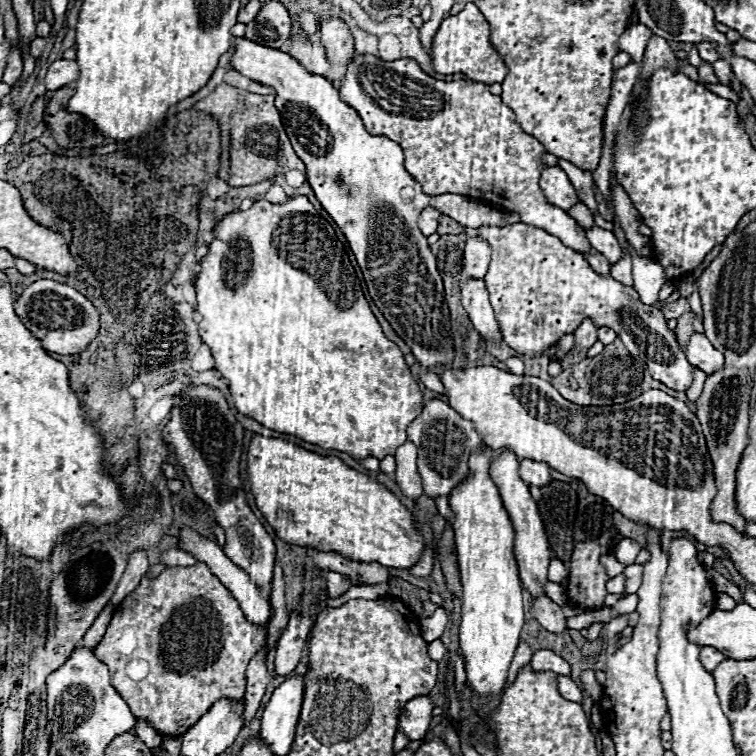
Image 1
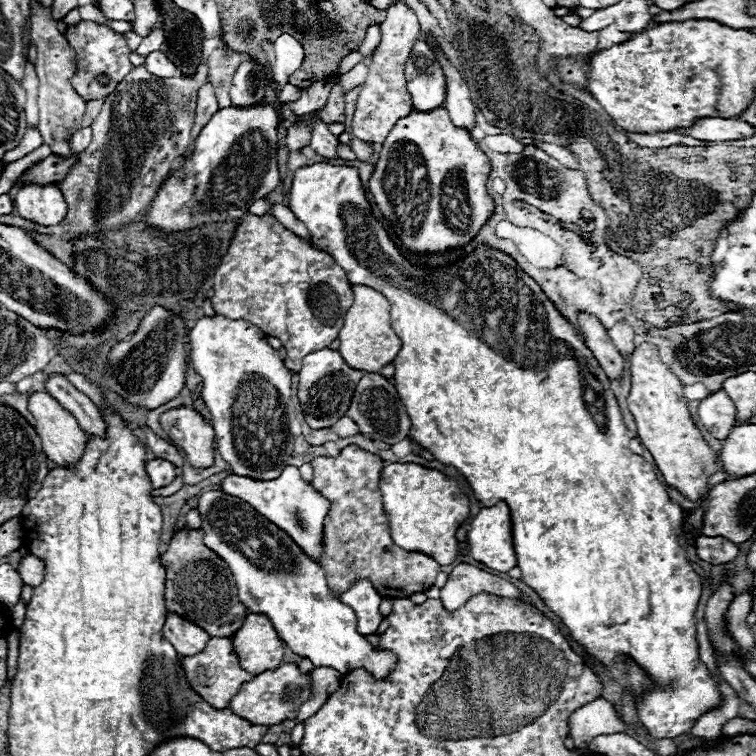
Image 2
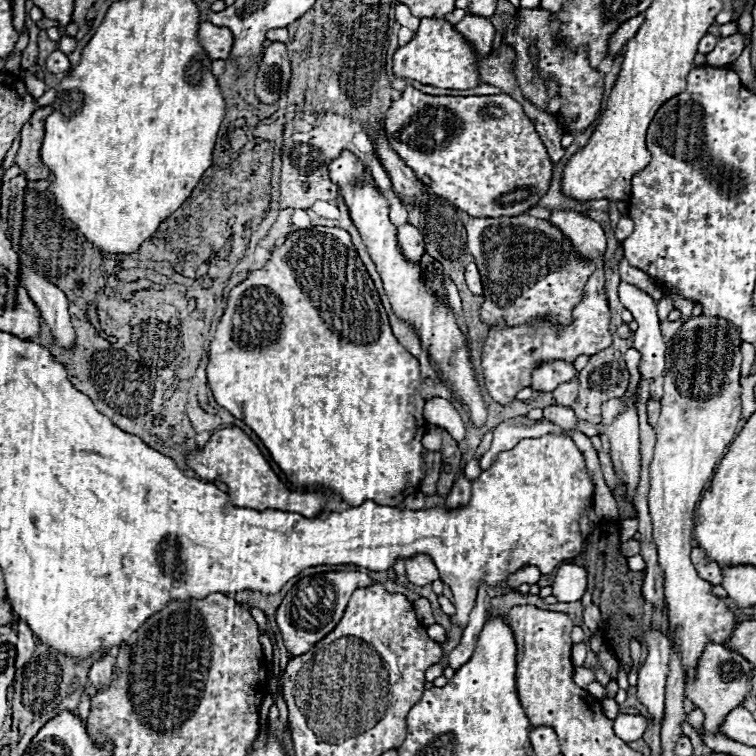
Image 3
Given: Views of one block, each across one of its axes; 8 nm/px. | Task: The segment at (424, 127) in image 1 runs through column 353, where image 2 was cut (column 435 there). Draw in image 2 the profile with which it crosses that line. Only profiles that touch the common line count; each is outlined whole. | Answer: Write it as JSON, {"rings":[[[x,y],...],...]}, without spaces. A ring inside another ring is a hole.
{"rings":[[[416,40],[406,62],[406,88],[416,110],[432,110],[444,104],[446,80],[432,48],[424,40]]]}

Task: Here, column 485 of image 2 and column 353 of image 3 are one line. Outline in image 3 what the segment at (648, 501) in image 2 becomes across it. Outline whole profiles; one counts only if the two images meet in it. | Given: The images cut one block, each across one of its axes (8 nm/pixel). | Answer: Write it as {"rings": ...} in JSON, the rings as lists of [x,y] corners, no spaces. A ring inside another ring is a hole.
{"rings":[[[312,226],[312,228],[302,228],[302,230],[288,234],[284,244],[274,246],[270,260],[262,268],[252,270],[244,282],[232,288],[226,310],[214,332],[214,340],[210,342],[206,378],[208,378],[208,384],[212,388],[216,402],[254,430],[254,434],[264,442],[264,446],[272,454],[274,462],[280,466],[280,470],[288,476],[288,480],[296,488],[304,488],[304,490],[322,488],[322,490],[338,492],[344,498],[344,502],[352,506],[358,506],[366,500],[374,500],[376,504],[384,504],[384,506],[396,506],[396,504],[402,504],[406,496],[418,490],[420,480],[426,474],[426,468],[422,462],[426,448],[422,446],[422,442],[414,440],[416,434],[420,434],[420,430],[422,430],[422,436],[426,432],[426,420],[422,416],[422,408],[426,400],[420,396],[422,376],[420,376],[418,360],[412,354],[408,354],[394,338],[390,324],[388,324],[386,310],[374,288],[374,282],[370,280],[370,274],[366,272],[362,260],[358,258],[356,248],[352,246],[350,234],[342,228]],[[266,294],[268,298],[276,296],[280,300],[280,318],[282,318],[280,324],[278,320],[274,320],[274,308],[268,308],[268,306],[264,308],[264,304],[274,304],[274,302],[264,302]]]}

